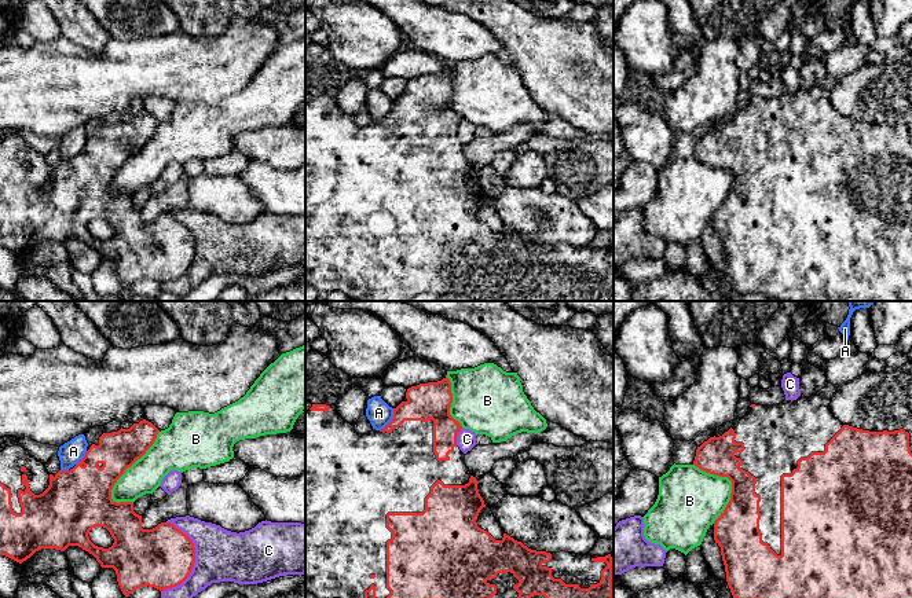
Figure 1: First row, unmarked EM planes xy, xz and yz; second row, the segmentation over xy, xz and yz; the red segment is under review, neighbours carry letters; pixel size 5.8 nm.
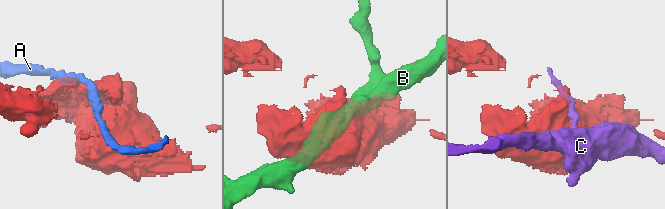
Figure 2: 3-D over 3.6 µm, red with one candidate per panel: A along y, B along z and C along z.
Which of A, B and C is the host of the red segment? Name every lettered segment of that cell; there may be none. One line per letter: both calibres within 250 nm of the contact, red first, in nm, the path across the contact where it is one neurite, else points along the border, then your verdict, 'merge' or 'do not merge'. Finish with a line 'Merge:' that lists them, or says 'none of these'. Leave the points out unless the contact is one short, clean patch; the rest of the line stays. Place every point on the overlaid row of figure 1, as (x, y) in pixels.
A: 220/150 nm | do not merge
B: 220/220 nm | do not merge
C: 360/300 nm | do not merge
Merge: none of these

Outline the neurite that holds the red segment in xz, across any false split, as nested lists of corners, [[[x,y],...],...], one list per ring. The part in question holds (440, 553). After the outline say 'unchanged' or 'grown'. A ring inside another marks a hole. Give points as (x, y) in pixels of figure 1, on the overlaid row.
[[[447,377],[437,382],[411,386],[406,392],[406,399],[393,408],[392,421],[384,429],[373,429],[367,434],[356,433],[354,426],[338,415],[334,404],[312,404],[312,407],[305,411],[305,591],[314,594],[316,598],[614,598],[614,555],[608,554],[605,557],[593,558],[590,554],[578,555],[565,551],[550,554],[546,551],[536,551],[506,533],[503,533],[501,540],[495,540],[487,531],[477,527],[477,516],[486,505],[479,494],[476,477],[470,474],[465,465],[465,454],[457,445],[457,436],[462,426],[450,415],[451,403],[451,382]]] | grown

